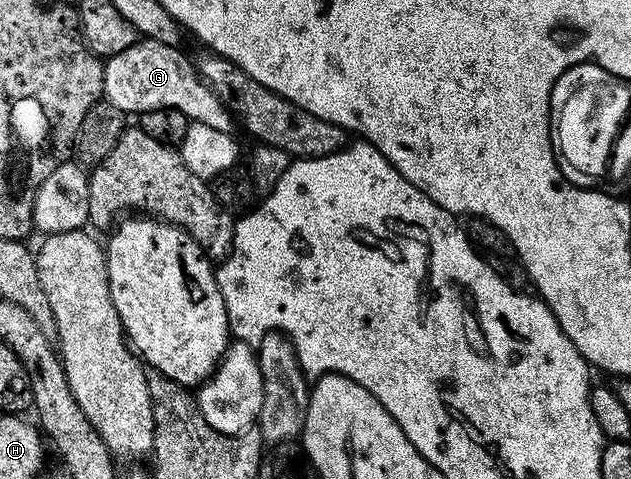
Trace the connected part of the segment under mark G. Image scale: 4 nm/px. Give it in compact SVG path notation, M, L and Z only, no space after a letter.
M141 37L125 51L104 62L103 97L128 116L139 116L151 110L176 110L192 122L231 131L234 126L232 115L205 84L197 67L193 63L191 66L180 52L175 46Z

